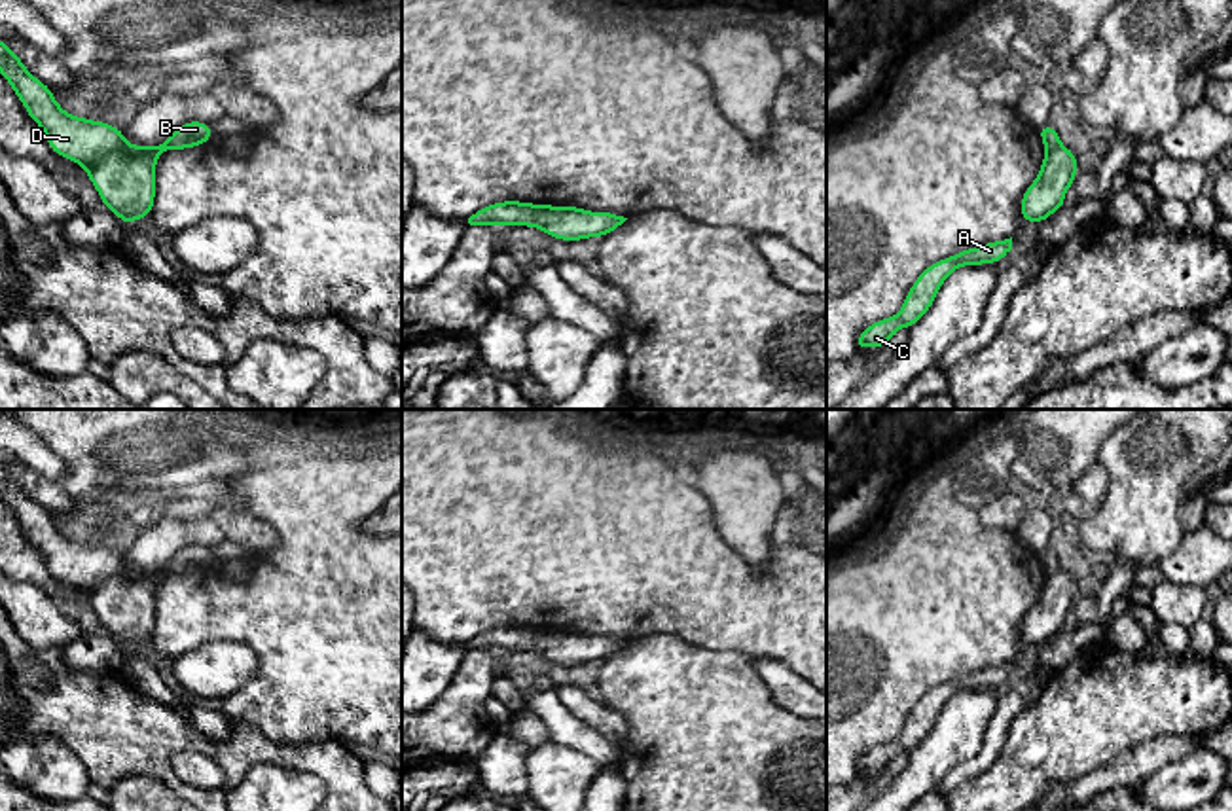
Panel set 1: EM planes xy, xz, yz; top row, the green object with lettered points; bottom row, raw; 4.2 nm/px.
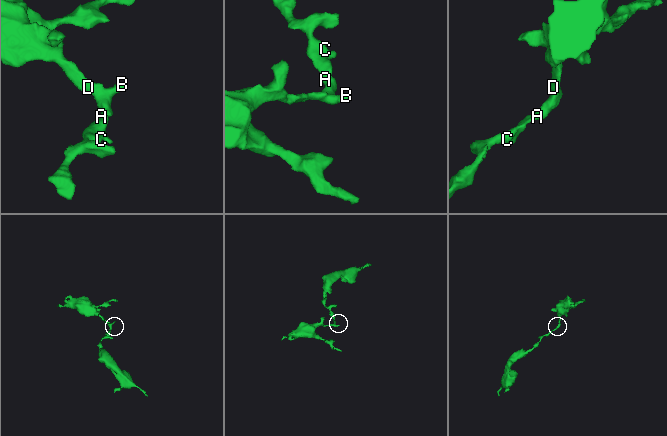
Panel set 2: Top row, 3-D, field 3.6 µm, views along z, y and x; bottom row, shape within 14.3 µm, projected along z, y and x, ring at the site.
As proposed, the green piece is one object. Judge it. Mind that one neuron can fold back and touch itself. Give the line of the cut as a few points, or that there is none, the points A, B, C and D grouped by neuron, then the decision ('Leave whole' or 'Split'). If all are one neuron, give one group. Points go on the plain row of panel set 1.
Split along xy (126, 567), (105, 576), (86, 592). Groups: A B C / D. Split

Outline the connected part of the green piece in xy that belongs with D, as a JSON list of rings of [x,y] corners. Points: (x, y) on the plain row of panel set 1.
[[[0,464],[0,498],[21,523],[27,538],[45,557],[47,568],[57,580],[87,591],[125,568],[125,559],[118,551],[66,538],[51,514],[27,495],[4,464]]]

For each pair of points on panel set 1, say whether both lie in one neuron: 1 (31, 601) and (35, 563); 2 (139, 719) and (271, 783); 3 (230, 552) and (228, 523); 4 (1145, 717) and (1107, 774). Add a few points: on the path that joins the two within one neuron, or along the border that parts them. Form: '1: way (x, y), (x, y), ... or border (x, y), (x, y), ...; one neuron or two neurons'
1: border (19, 578), (38, 584), (54, 599); two neurons
2: border (290, 768), (254, 764), (228, 791); two neurons
3: border (226, 537), (253, 556); two neurons
4: border (1162, 736), (1140, 741), (1081, 774); two neurons

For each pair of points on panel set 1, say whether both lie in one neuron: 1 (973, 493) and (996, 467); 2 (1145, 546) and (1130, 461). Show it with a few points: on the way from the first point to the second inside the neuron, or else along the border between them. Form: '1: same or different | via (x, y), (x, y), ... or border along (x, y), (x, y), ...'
1: same | via (975, 487), (990, 472)
2: same | via (1143, 525), (1143, 482)

